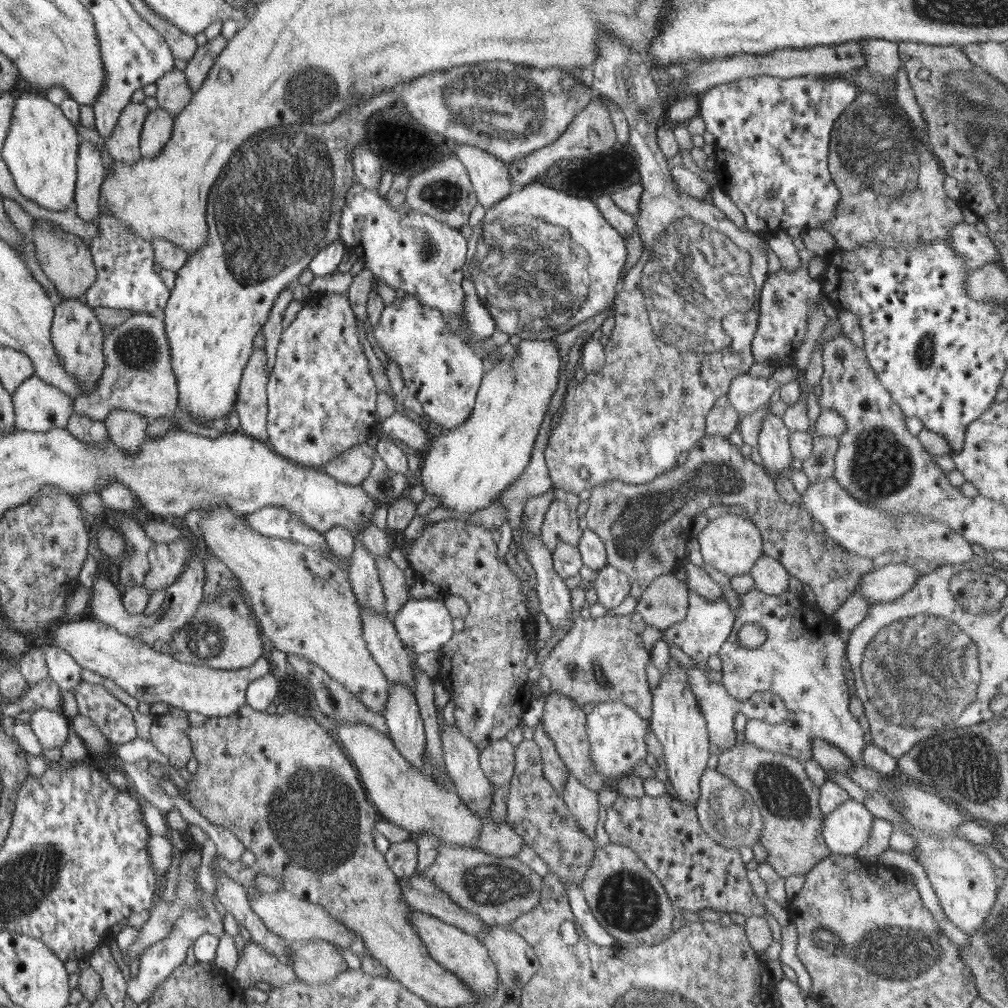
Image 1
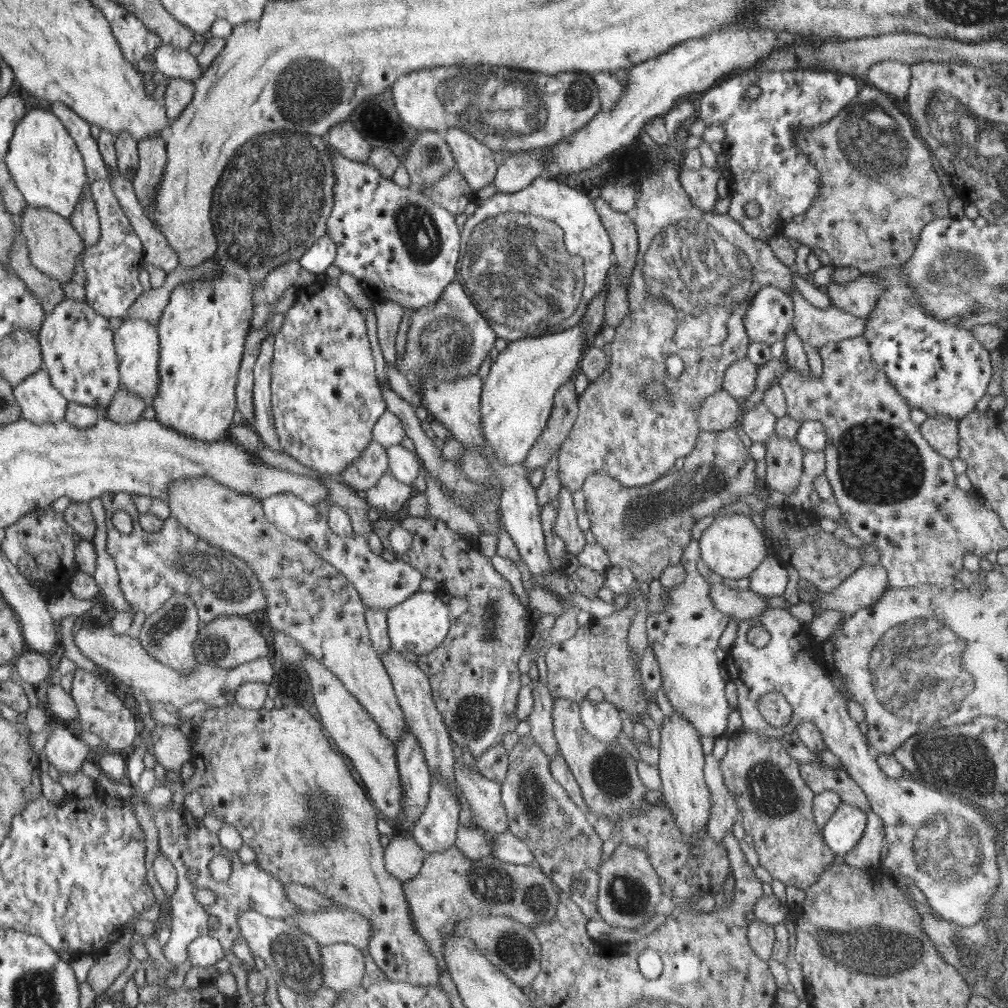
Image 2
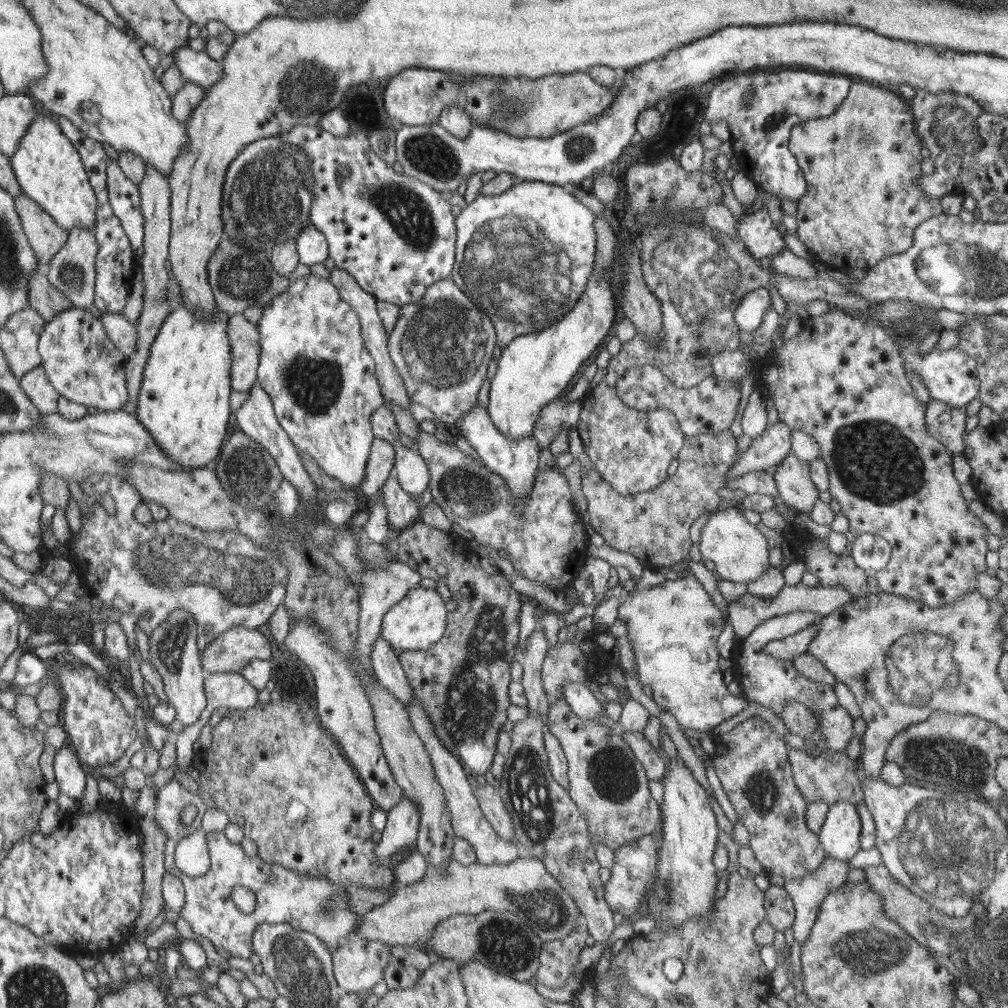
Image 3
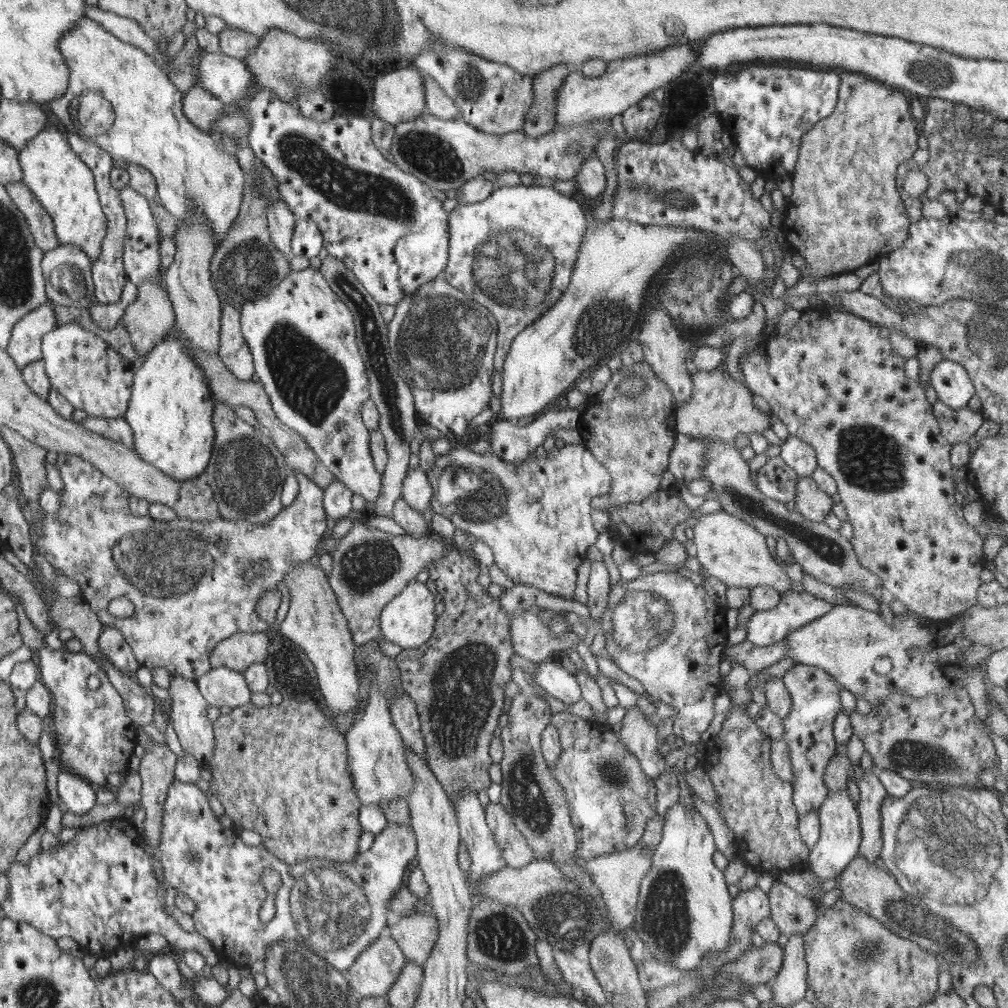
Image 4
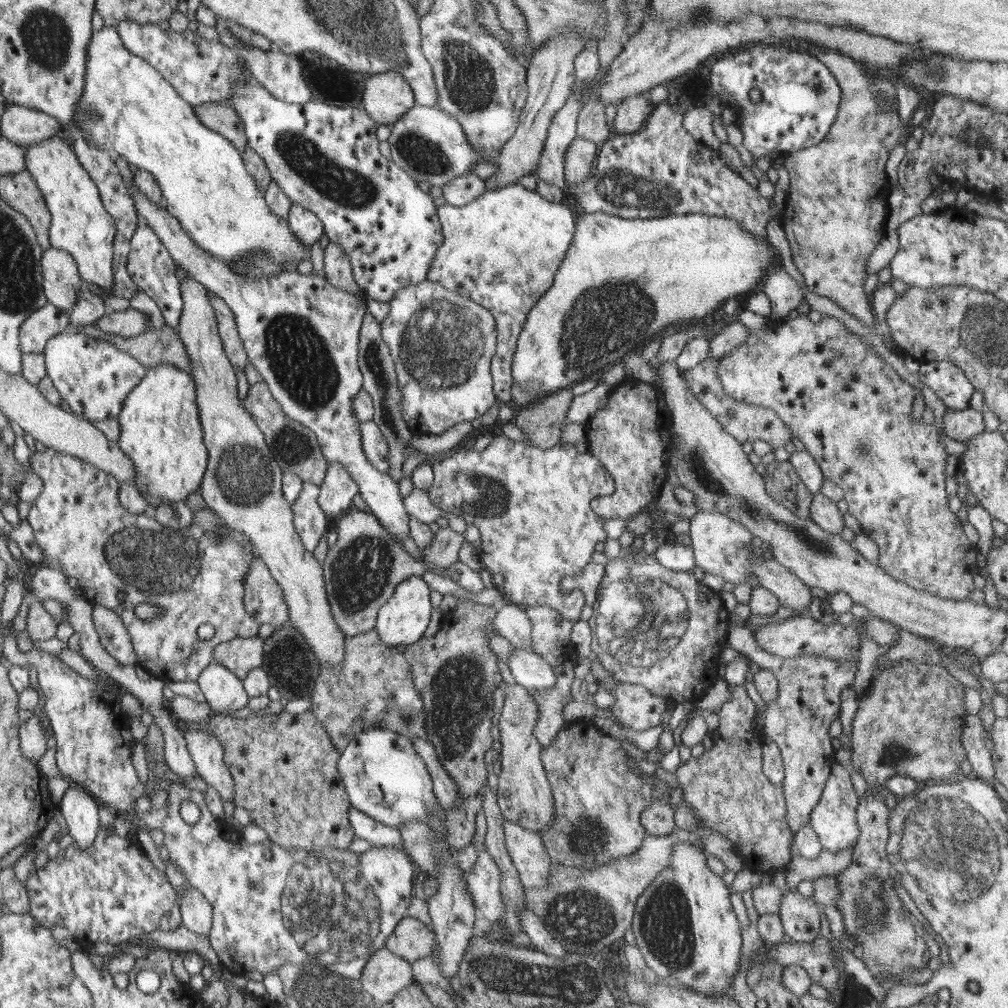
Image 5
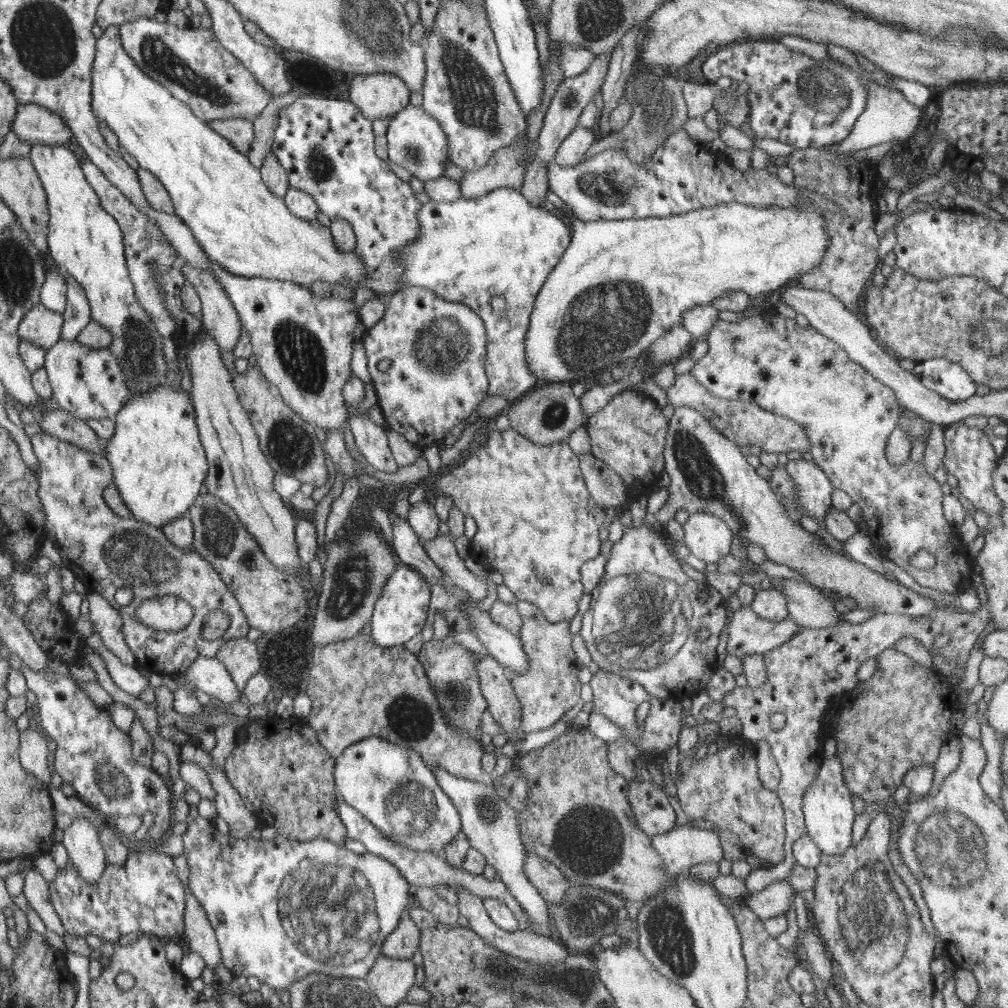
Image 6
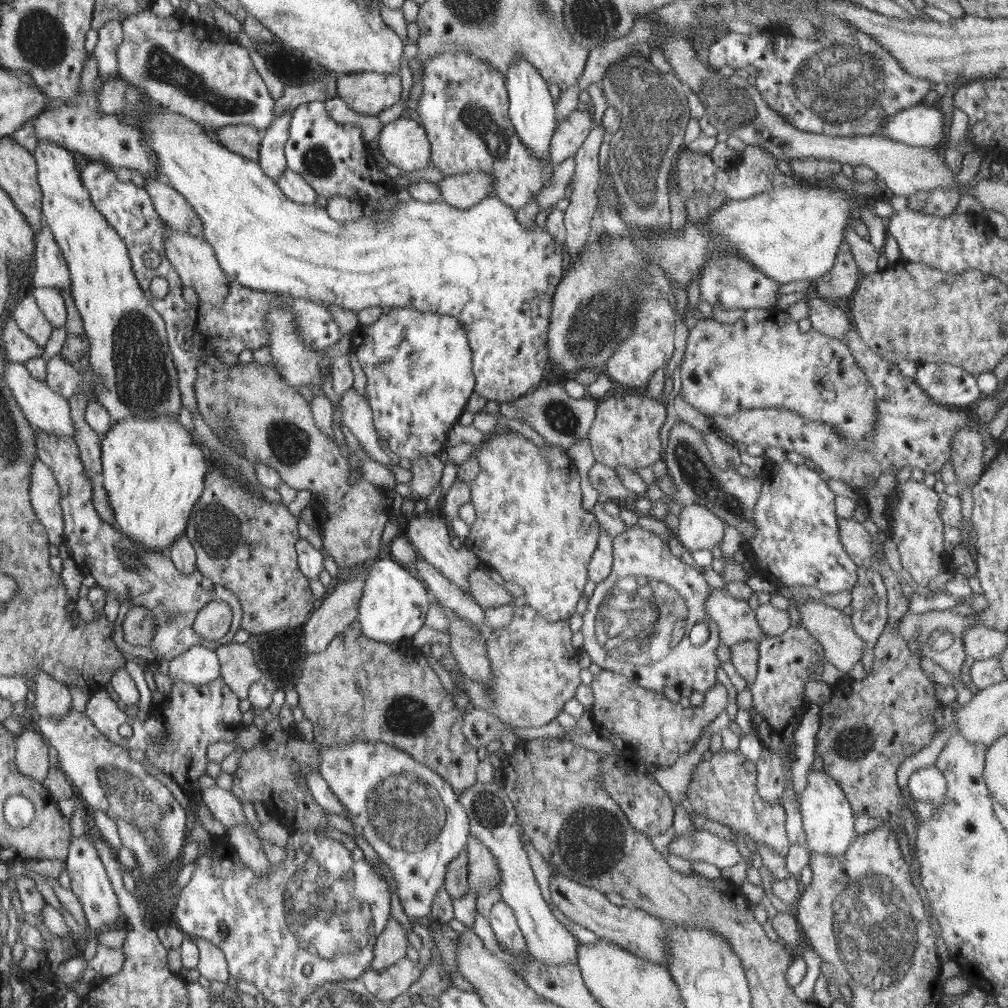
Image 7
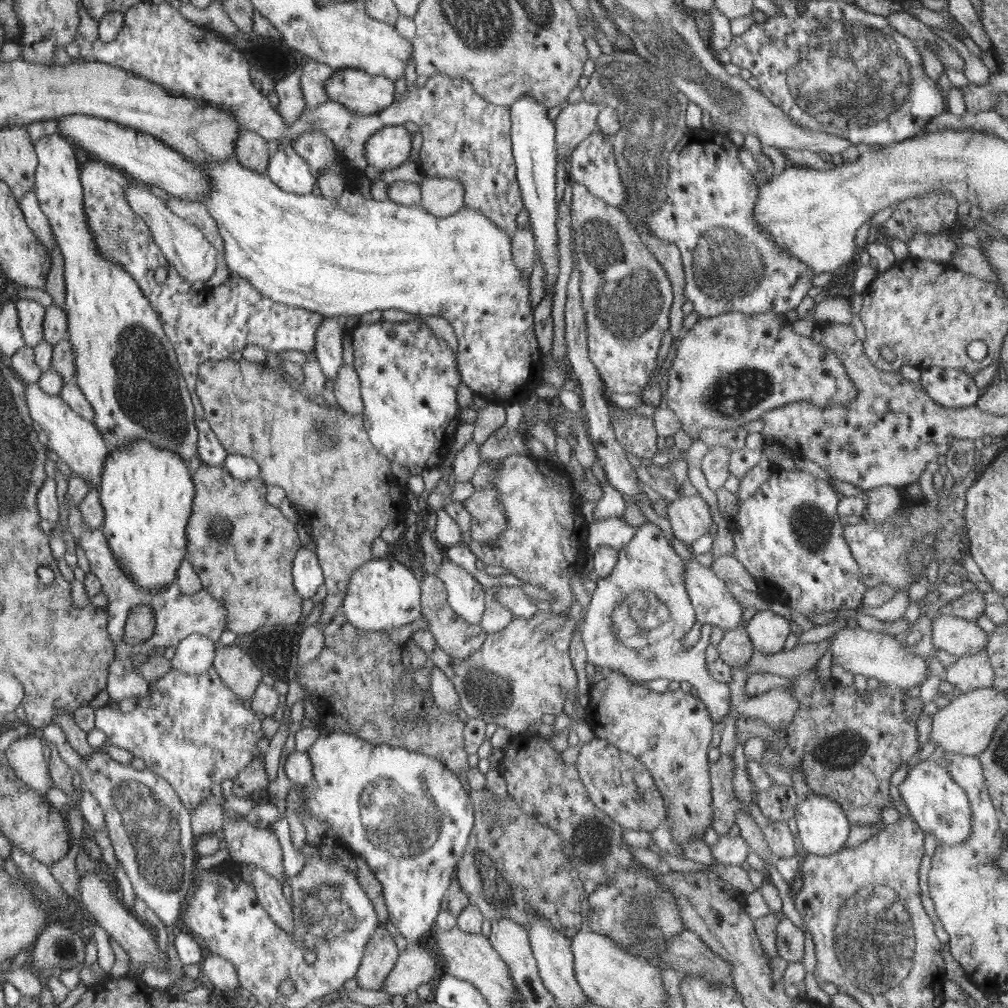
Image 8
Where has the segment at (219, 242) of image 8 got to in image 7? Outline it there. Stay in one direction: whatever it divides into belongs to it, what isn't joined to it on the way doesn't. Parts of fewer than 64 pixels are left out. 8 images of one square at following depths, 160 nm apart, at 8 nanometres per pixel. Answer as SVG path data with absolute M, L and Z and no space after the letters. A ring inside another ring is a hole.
M152 177L146 179L145 183L156 212L167 226L180 232L188 232L192 236L203 236L201 217L177 190L167 182Z

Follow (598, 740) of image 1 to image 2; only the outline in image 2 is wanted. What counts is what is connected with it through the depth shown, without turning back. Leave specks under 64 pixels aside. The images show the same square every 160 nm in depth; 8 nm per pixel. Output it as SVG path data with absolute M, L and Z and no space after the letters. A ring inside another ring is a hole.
M587 699L581 700L580 716L590 734L610 745L618 744L617 738L622 732L622 718L618 713L617 705L610 701L594 702Z

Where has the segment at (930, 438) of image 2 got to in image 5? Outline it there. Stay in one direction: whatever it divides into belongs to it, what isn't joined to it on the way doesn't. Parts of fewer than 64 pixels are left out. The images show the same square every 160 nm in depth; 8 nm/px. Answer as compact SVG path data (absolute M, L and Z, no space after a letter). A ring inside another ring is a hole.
M972 408L960 411L947 409L943 416L943 426L946 436L960 442L985 431L982 412Z

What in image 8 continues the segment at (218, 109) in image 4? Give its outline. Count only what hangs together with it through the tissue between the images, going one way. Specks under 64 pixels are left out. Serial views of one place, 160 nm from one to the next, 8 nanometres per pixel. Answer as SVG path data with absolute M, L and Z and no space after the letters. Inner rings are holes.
M246 129L237 136L235 156L246 168L266 173L271 152L269 141L261 134Z

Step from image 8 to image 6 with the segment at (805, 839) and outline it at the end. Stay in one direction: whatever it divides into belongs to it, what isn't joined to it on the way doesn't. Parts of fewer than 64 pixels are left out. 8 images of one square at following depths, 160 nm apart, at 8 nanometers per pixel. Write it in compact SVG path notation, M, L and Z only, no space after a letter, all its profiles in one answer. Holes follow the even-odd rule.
M834 756L825 759L818 769L818 777L804 793L802 810L808 836L820 847L822 854L839 855L851 847L852 825L855 821L851 791L842 778L842 762Z

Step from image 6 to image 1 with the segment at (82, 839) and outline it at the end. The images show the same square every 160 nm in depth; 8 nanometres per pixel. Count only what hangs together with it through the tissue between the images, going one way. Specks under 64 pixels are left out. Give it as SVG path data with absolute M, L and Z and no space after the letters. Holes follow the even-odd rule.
M34 710L29 723L43 750L62 748L70 732L70 721L61 710Z

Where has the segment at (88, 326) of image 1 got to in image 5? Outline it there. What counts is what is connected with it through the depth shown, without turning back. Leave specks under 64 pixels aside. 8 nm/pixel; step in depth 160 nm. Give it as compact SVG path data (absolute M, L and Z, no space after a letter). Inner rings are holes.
M66 331L46 343L45 368L58 389L62 400L68 403L75 415L88 421L105 421L119 418L128 394L146 374L147 368L115 344L96 340L82 332Z

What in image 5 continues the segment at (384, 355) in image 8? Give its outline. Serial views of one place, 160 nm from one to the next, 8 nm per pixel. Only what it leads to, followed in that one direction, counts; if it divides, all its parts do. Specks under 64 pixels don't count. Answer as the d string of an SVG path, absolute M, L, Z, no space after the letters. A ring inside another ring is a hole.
M428 279L422 283L410 286L397 293L392 300L392 310L386 317L386 320L380 324L380 336L382 340L386 341L389 346L393 361L395 362L397 371L397 377L399 380L398 388L402 392L402 401L400 401L400 408L402 408L402 414L404 420L407 422L408 428L414 435L440 435L444 434L449 428L452 428L454 424L458 422L477 423L479 418L490 408L494 408L494 405L498 405L500 401L498 396L494 393L494 377L493 377L493 359L498 350L498 328L496 321L489 310L482 305L477 305L476 302L469 300L468 297L458 295L454 291L450 291L444 288L442 285L436 282L430 282Z

